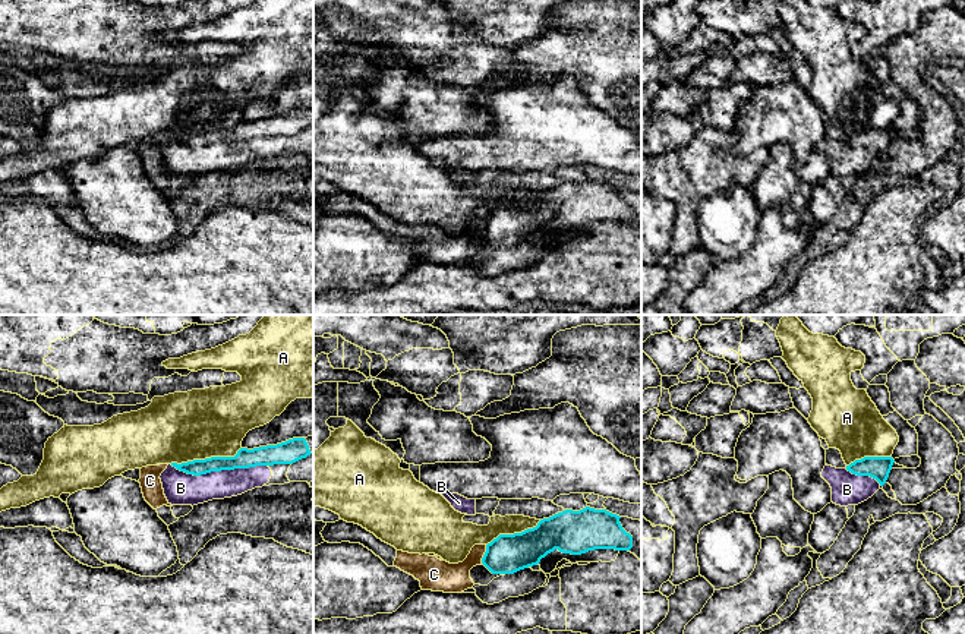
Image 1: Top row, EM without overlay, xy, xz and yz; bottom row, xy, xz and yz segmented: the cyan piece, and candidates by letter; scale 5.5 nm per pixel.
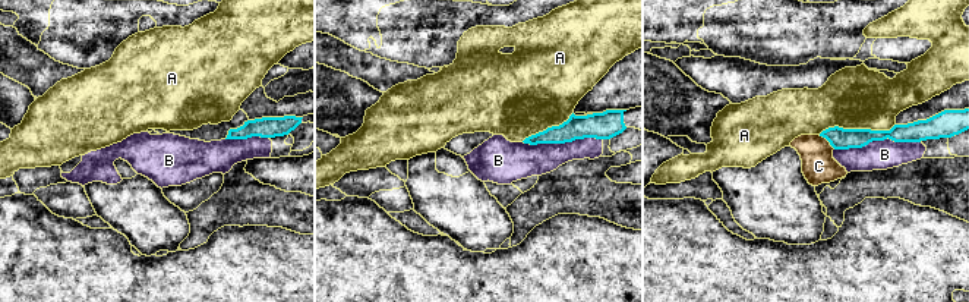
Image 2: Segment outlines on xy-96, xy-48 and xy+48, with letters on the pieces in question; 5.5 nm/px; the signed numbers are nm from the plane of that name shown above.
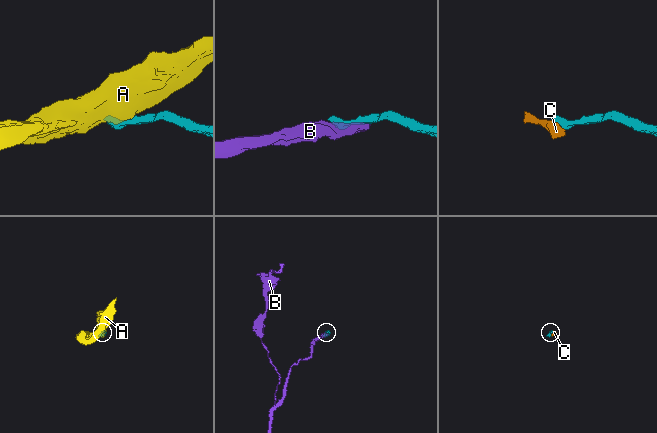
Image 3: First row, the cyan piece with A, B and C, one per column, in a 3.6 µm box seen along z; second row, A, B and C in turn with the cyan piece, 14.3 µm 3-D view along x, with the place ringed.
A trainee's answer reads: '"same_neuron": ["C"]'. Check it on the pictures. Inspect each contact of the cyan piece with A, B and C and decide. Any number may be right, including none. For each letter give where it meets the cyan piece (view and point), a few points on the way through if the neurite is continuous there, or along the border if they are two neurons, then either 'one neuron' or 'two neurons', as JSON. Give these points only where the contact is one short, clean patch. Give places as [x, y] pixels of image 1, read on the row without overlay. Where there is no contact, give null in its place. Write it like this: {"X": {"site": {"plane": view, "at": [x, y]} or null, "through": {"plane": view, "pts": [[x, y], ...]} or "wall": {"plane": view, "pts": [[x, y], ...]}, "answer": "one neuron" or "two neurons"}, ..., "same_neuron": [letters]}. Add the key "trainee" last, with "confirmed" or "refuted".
{"A": {"site": {"plane": "xy", "at": [205, 131]}, "answer": "two neurons"}, "B": {"site": {"plane": "xy", "at": [218, 142]}, "wall": {"plane": "xy", "pts": [[170, 136], [194, 147], [267, 138]]}, "answer": "two neurons"}, "C": {"site": {"plane": "xz", "at": [483, 227]}, "wall": {"plane": "xz", "pts": [[486, 217], [482, 236]]}, "answer": "two neurons"}, "same_neuron": [], "trainee": "refuted"}

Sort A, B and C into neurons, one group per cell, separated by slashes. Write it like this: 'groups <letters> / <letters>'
groups A / B / C

